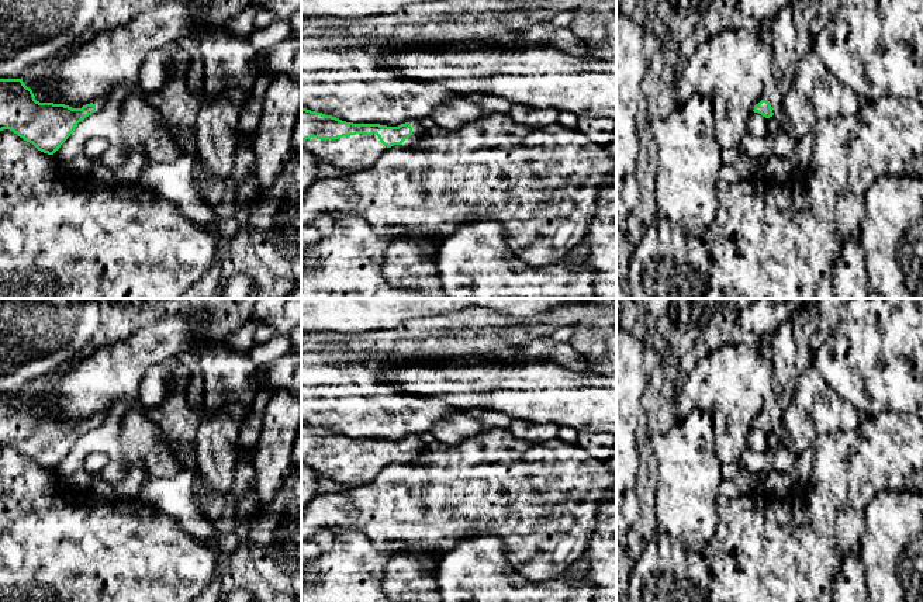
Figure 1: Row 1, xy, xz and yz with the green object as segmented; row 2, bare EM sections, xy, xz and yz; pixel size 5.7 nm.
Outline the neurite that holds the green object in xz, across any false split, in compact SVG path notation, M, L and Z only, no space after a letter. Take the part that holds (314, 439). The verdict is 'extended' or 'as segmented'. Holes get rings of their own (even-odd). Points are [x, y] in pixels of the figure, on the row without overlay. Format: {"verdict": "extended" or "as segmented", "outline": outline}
{"verdict": "extended", "outline": "M301 422L301 459L315 467L322 477L332 478L349 489L371 482L388 464L416 461L426 449L429 447L418 436L398 442L353 439Z"}

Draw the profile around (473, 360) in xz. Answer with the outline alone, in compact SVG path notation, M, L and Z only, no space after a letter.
M470 356L470 357L433 357L431 363L433 364L470 364L470 366L480 366L480 364L491 364L494 360L485 356Z

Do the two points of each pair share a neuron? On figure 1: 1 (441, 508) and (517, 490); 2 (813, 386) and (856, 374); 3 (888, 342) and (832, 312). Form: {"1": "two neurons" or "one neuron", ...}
{"1": "one neuron", "2": "two neurons", "3": "two neurons"}

